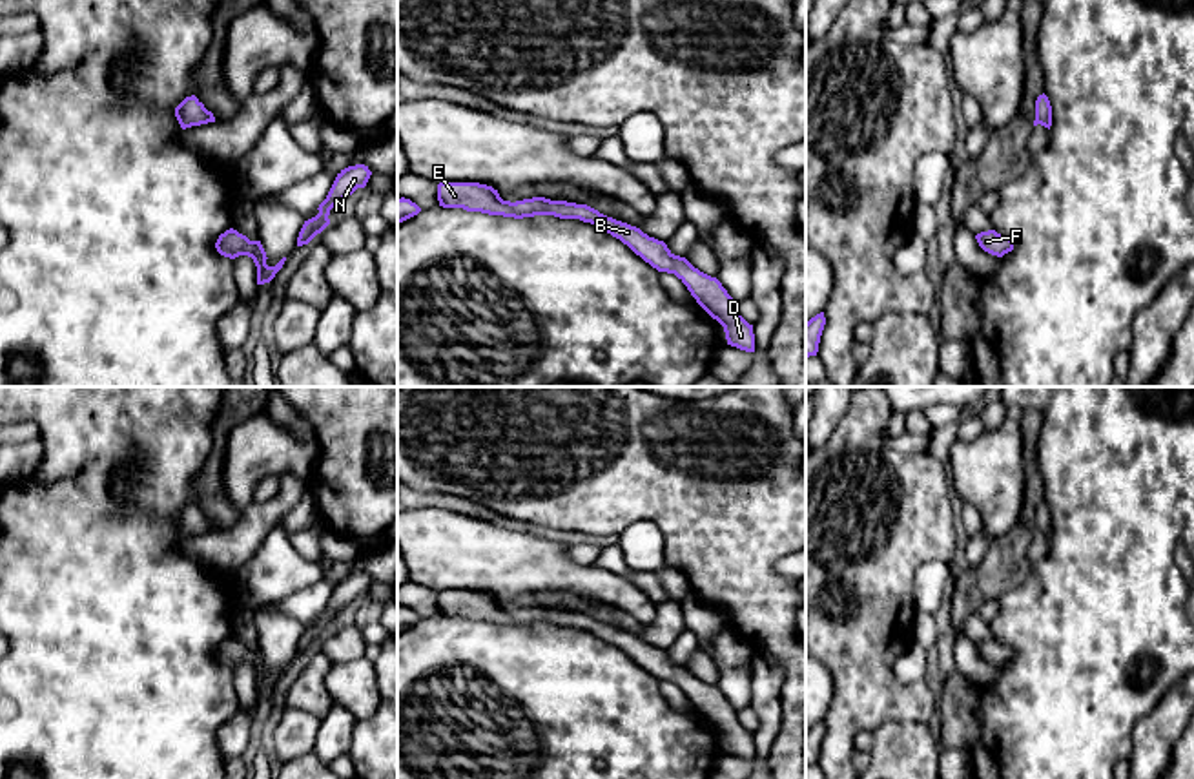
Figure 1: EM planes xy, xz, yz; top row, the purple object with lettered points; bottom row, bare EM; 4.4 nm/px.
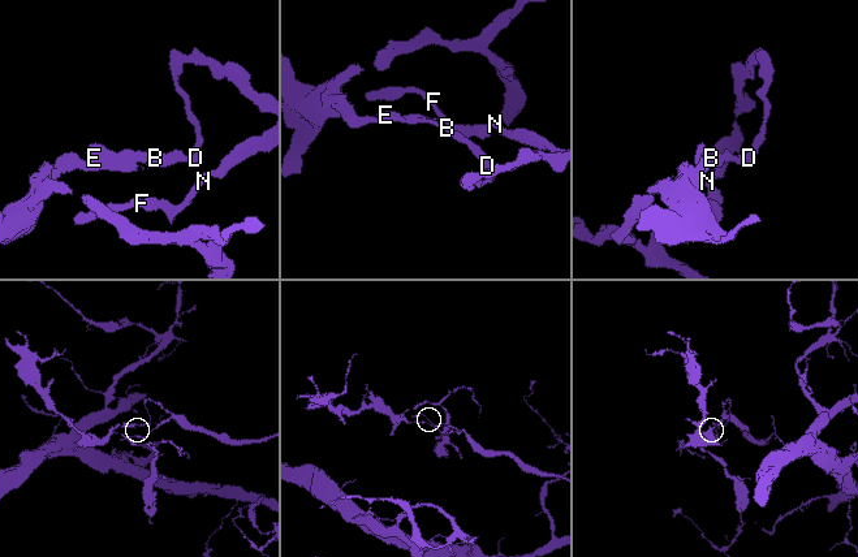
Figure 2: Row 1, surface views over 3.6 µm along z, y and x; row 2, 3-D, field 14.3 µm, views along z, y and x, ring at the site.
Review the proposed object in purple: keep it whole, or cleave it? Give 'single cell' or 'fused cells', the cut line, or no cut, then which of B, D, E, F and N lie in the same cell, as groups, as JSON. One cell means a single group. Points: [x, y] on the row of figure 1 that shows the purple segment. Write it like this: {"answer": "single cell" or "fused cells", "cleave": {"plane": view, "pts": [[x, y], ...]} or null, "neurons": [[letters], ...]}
{"answer": "single cell", "cleave": null, "neurons": [["B", "D", "E", "F", "N"]]}

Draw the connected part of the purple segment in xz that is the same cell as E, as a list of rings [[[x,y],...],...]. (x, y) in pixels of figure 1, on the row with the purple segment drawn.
[[[439,182],[437,201],[443,208],[463,208],[503,217],[554,215],[560,219],[580,219],[627,244],[636,255],[658,272],[674,274],[696,299],[696,303],[716,319],[726,332],[727,345],[755,352],[753,325],[738,312],[738,303],[727,294],[716,277],[695,268],[685,257],[674,255],[664,241],[649,237],[640,228],[600,213],[587,204],[532,197],[523,201],[503,201],[492,186],[479,182]]]

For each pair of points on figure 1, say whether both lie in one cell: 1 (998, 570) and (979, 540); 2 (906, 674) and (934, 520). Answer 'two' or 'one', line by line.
1: two
2: two

